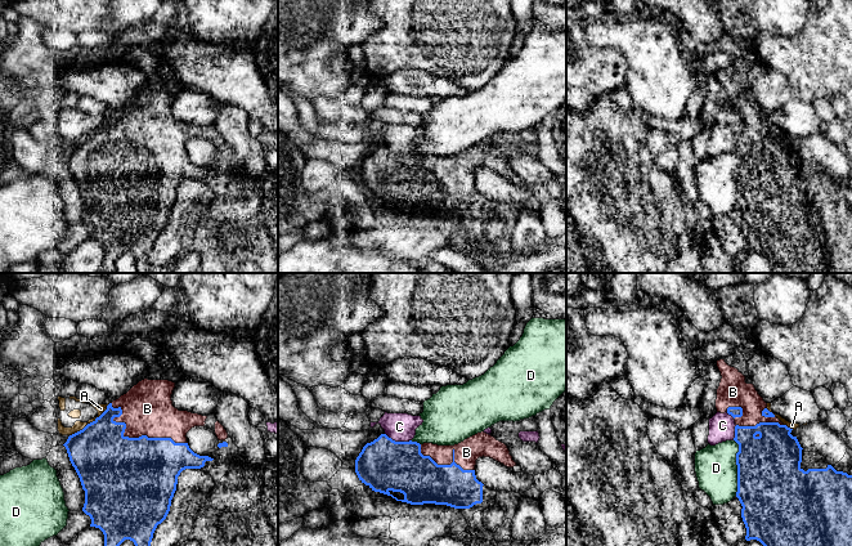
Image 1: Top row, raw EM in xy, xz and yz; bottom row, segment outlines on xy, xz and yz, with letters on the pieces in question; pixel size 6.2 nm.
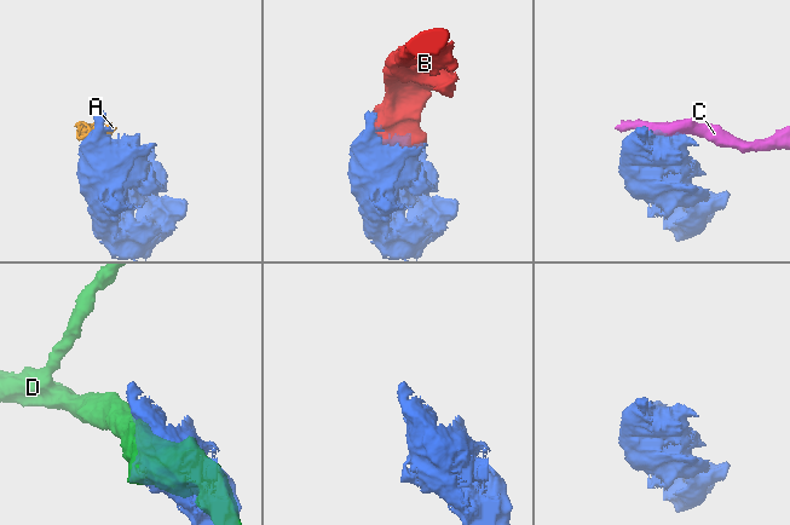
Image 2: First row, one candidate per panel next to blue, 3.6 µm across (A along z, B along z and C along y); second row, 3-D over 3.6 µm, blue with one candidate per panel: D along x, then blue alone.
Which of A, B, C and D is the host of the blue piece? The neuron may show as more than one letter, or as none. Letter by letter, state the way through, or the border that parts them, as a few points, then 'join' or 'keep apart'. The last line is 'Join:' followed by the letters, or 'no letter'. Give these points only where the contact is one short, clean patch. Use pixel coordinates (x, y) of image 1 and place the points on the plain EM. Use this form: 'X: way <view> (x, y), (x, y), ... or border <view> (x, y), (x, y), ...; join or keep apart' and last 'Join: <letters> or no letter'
A: border xy (108, 116), (98, 128), (70, 147); keep apart
B: join
C: border xz (385, 144), (395, 152), (411, 152); keep apart
D: keep apart
Join: B

